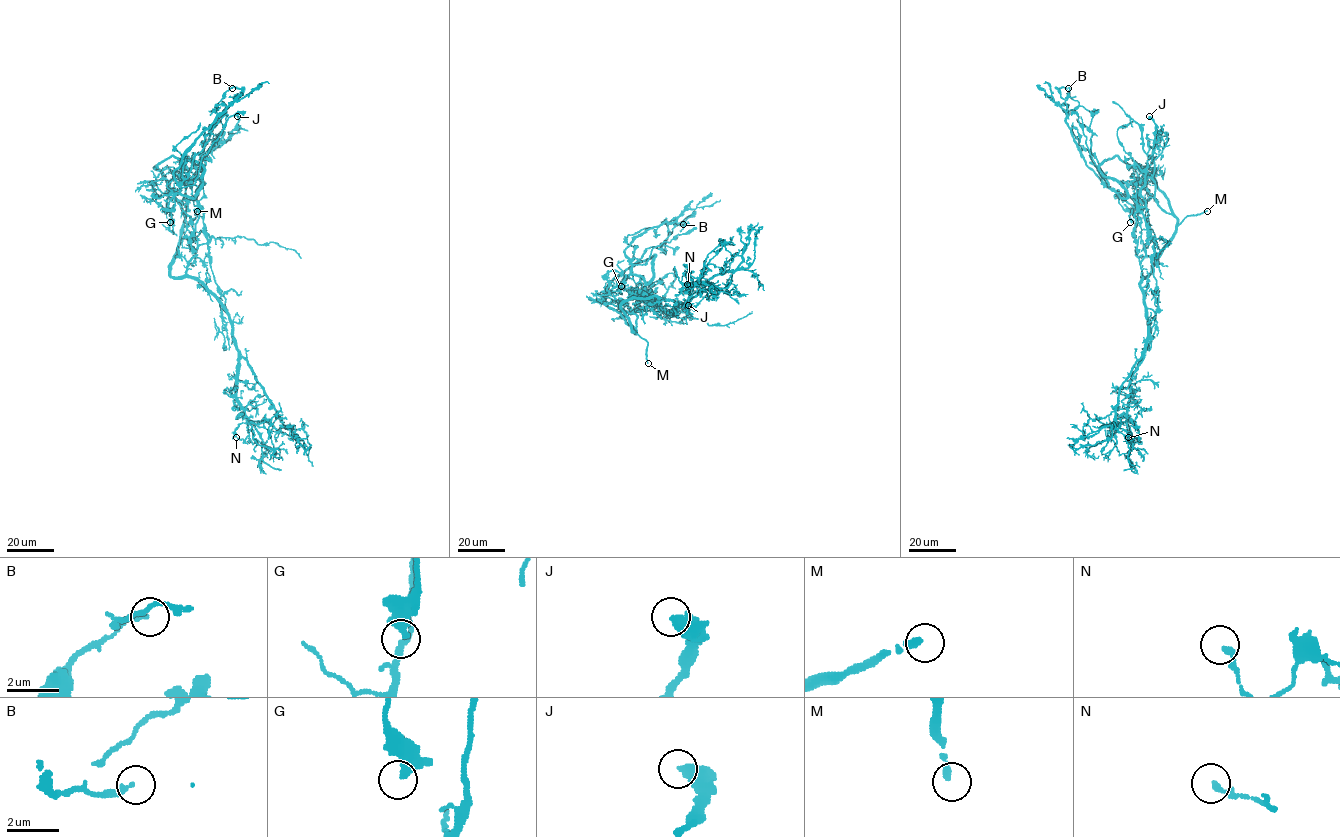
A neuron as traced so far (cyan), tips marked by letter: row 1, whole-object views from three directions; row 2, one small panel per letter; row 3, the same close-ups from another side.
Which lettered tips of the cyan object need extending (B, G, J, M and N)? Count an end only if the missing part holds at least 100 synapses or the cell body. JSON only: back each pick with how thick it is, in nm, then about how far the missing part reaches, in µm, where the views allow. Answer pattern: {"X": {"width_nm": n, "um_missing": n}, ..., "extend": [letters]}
{"M": {"width_nm": 240, "um_missing": 50}, "extend": ["M"]}

